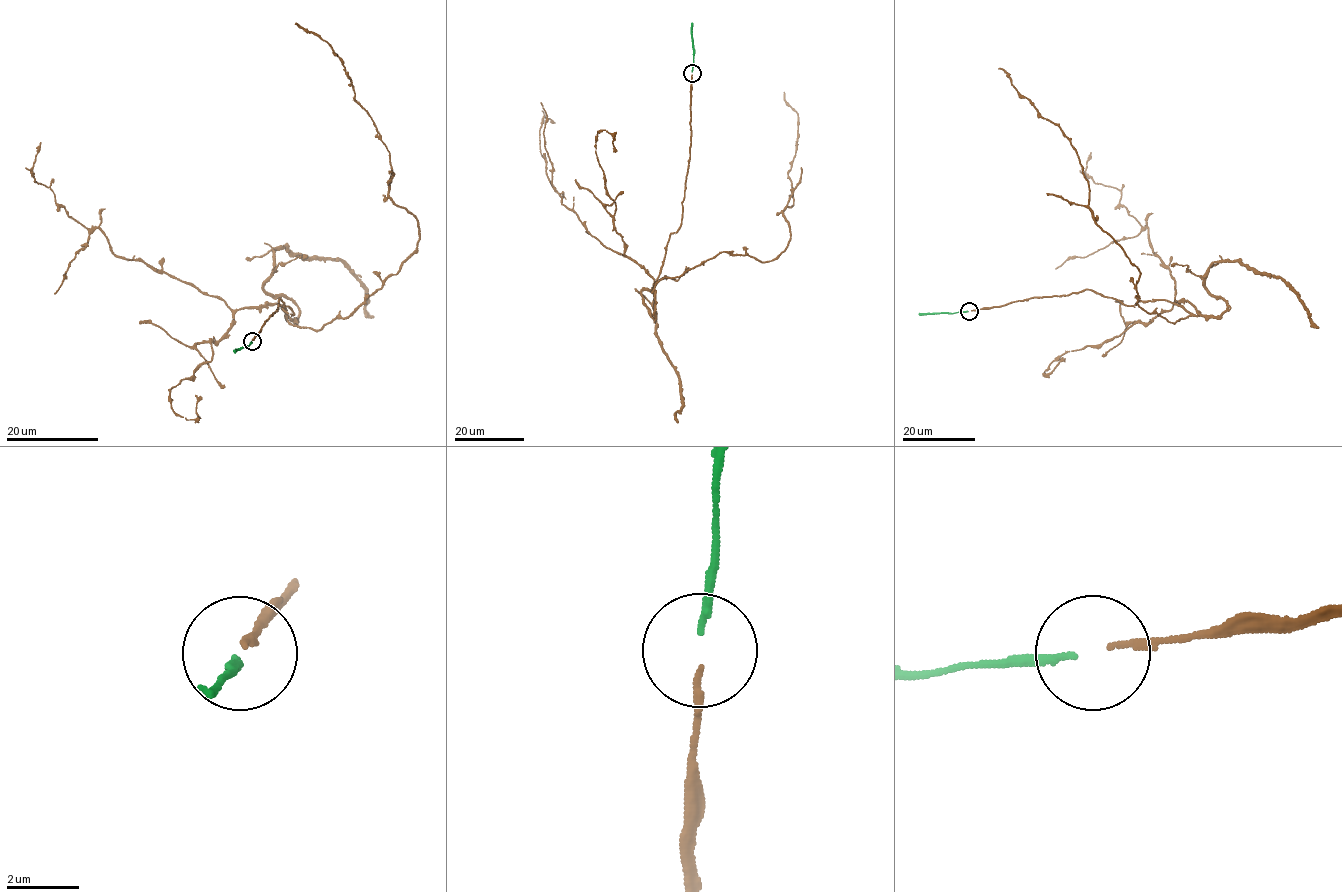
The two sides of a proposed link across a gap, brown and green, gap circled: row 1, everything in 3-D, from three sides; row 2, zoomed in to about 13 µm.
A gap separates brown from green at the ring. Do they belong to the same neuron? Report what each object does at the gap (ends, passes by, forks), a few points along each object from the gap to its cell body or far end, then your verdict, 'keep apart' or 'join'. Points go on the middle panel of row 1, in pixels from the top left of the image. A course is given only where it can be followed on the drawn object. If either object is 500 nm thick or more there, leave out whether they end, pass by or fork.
brown ends | green ends | brown via (692, 74), (681, 224), (655, 284), (722, 252), (760, 262), (783, 252), (799, 135), (784, 92) | green via (691, 72), (692, 22) | join

